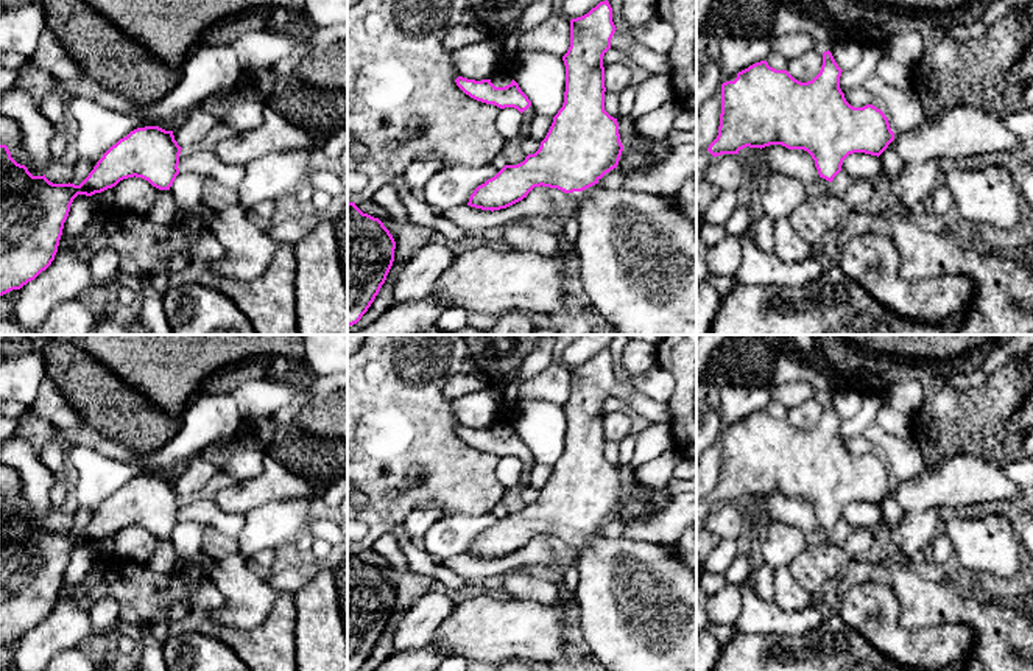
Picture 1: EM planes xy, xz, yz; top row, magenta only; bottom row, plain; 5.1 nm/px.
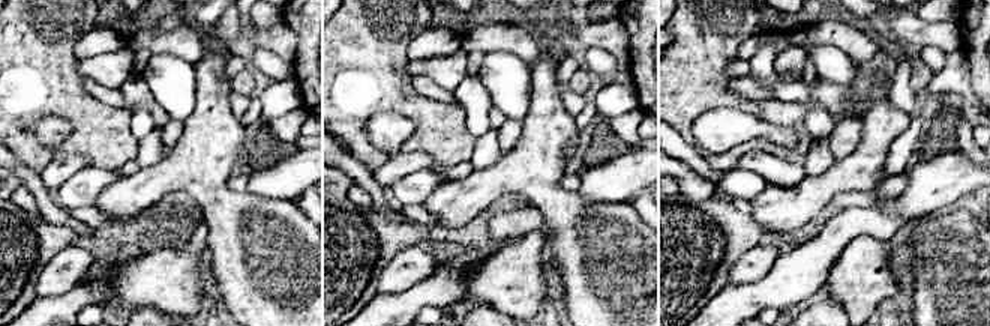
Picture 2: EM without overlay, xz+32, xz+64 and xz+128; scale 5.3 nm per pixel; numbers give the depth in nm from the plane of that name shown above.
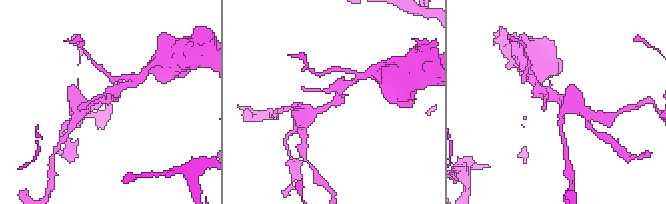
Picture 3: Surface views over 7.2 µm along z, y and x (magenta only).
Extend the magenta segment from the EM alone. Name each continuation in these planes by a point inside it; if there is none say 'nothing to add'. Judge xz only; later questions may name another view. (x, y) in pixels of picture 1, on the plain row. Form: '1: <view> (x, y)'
1: xz (638, 603)

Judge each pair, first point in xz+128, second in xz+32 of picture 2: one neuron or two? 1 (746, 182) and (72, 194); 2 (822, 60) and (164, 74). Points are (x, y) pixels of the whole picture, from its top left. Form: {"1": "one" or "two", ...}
{"1": "one", "2": "one"}

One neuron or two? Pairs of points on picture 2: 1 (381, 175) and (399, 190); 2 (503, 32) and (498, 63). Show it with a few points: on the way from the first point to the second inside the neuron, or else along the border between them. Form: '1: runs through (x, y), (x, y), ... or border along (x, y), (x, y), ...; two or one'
1: border along (426, 170), (417, 170), (399, 178), (387, 191); two
2: border along (485, 53), (509, 51), (527, 63); two

